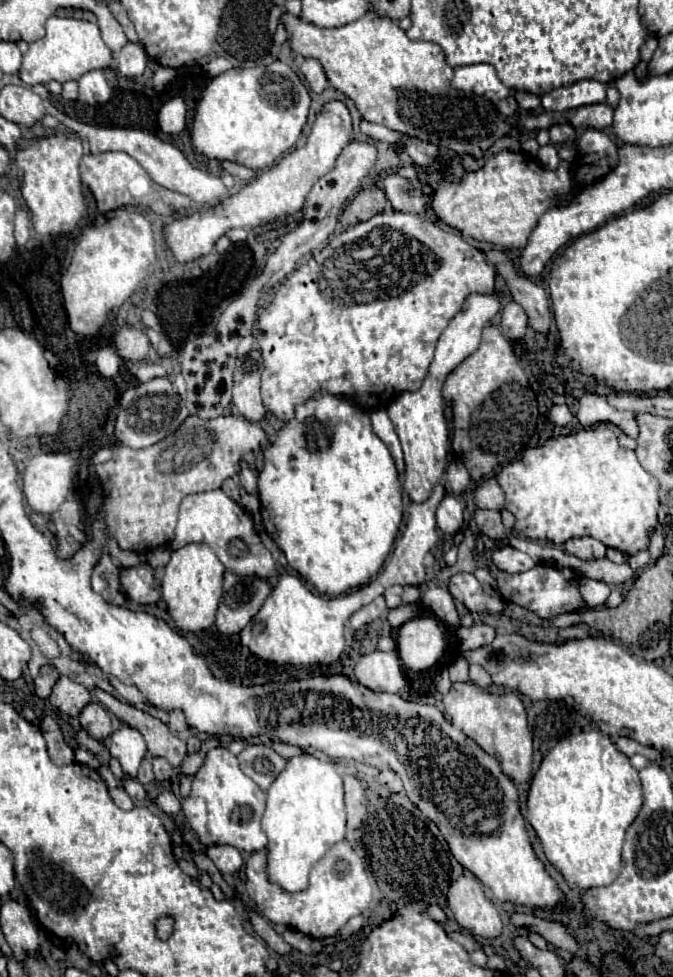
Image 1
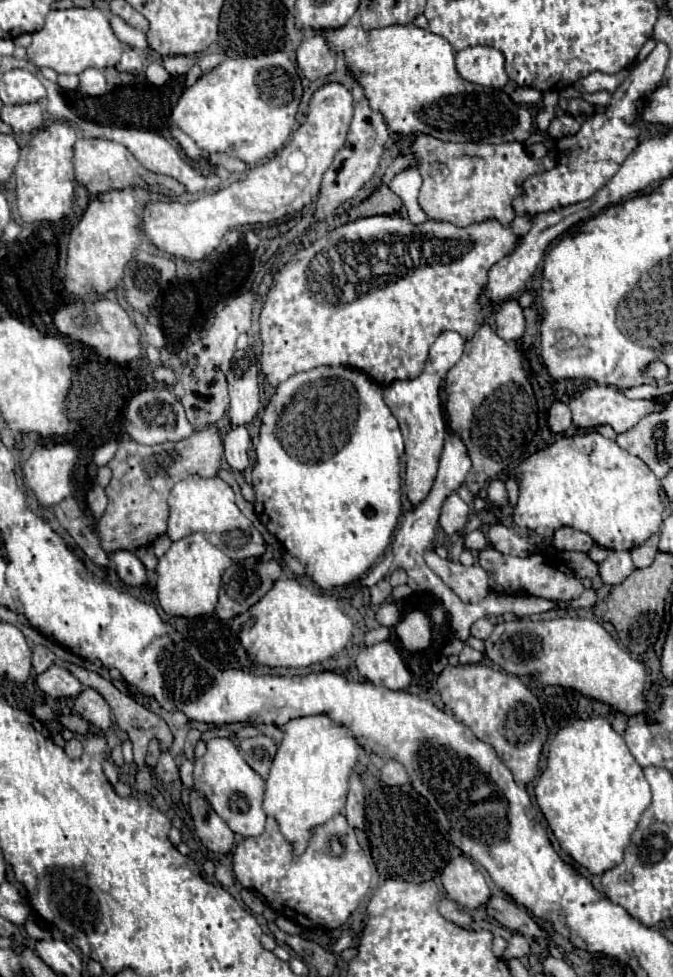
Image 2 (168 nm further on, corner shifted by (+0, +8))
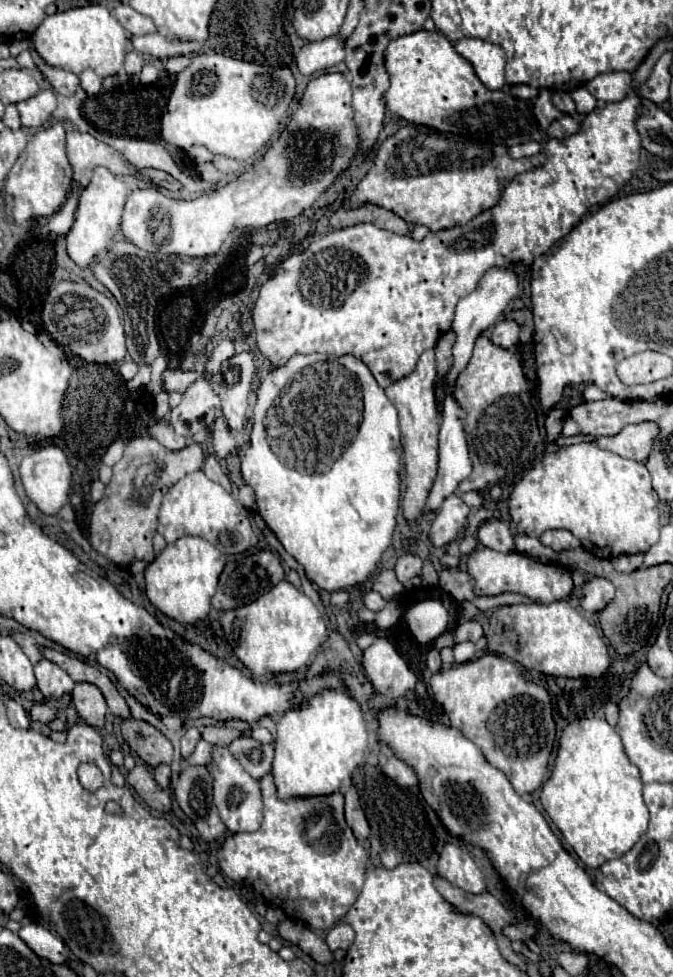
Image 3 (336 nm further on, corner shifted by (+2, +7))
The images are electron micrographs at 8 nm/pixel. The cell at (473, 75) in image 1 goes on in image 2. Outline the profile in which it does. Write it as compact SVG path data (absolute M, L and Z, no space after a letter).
M470 46L456 52L456 68L464 80L480 86L504 88L508 82L504 54L492 46Z

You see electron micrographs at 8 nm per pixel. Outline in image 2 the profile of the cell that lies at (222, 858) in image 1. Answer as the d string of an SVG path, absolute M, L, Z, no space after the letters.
M198 790L190 792L190 814L192 814L192 820L194 820L196 836L202 840L202 844L208 850L218 852L218 854L226 854L226 852L232 850L234 832L212 810L208 800Z

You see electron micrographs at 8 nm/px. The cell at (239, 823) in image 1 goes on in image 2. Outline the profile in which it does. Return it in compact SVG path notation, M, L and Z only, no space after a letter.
M214 738L208 742L208 750L202 758L196 758L194 788L202 790L216 814L230 826L232 832L240 836L260 836L266 822L266 812L262 810L264 780L244 762L236 744L228 738Z

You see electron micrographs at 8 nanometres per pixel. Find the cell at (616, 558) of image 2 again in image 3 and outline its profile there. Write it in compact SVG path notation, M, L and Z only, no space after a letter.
M592 577L584 585L584 595L580 605L584 611L592 613L592 611L604 609L612 599L614 599L614 585L608 579Z

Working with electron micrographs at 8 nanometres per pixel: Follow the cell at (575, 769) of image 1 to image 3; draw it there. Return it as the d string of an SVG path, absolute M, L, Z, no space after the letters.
M578 718L562 731L552 775L540 791L540 803L566 843L590 869L630 851L648 827L640 773L628 761L620 735L606 719Z

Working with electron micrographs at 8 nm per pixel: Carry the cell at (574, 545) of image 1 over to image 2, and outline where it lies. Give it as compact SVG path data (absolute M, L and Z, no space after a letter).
M558 528L552 536L552 546L556 550L574 550L588 552L594 546L594 540L588 534L582 534L574 528Z

